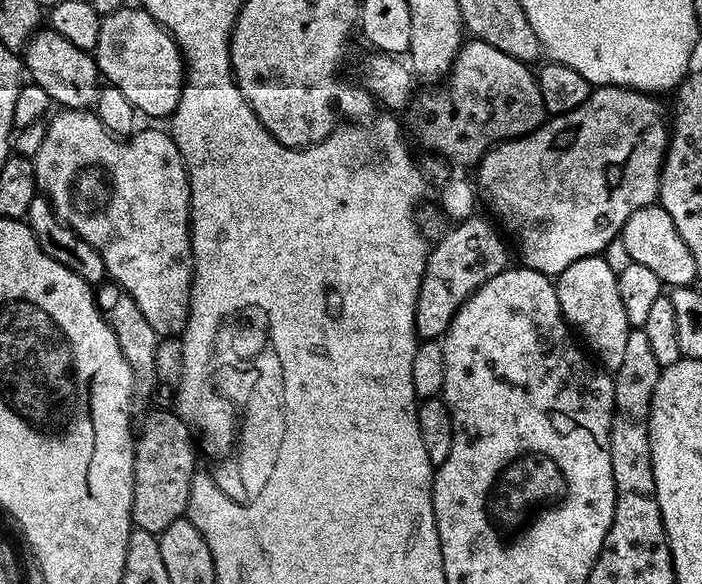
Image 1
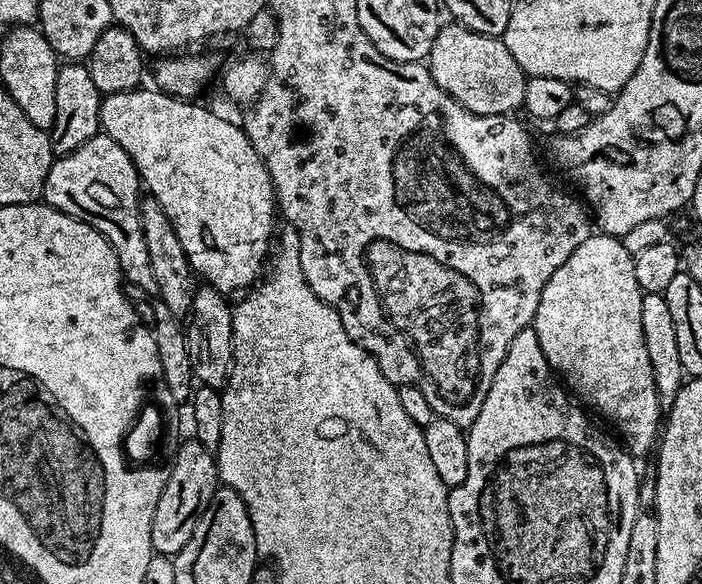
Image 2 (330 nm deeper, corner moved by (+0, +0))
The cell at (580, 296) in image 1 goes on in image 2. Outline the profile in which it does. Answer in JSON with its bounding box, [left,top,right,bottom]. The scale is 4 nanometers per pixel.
[534,234,662,458]

